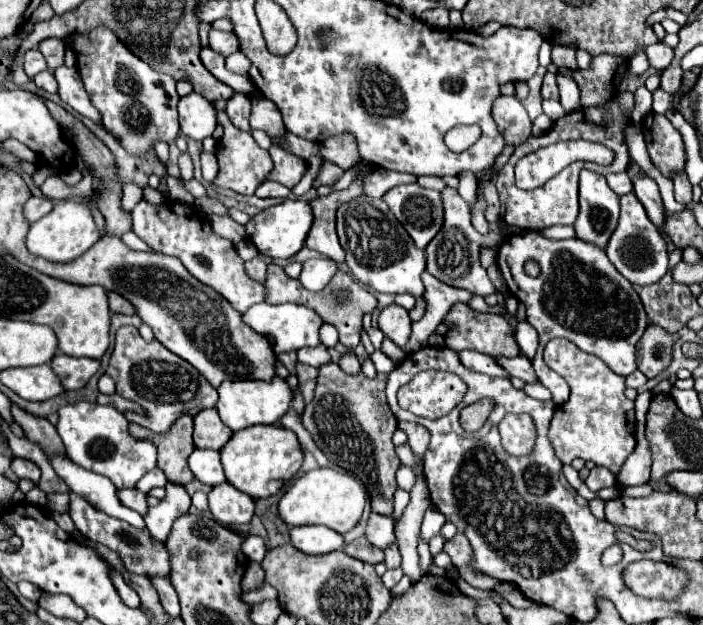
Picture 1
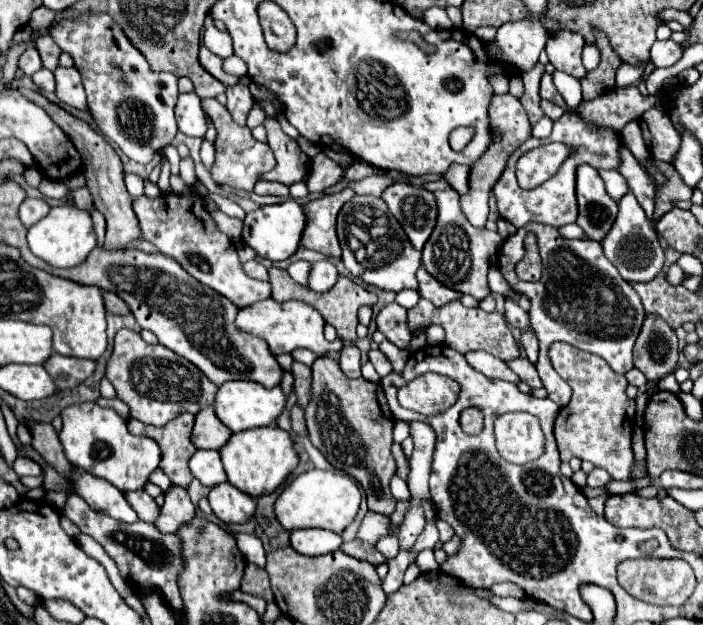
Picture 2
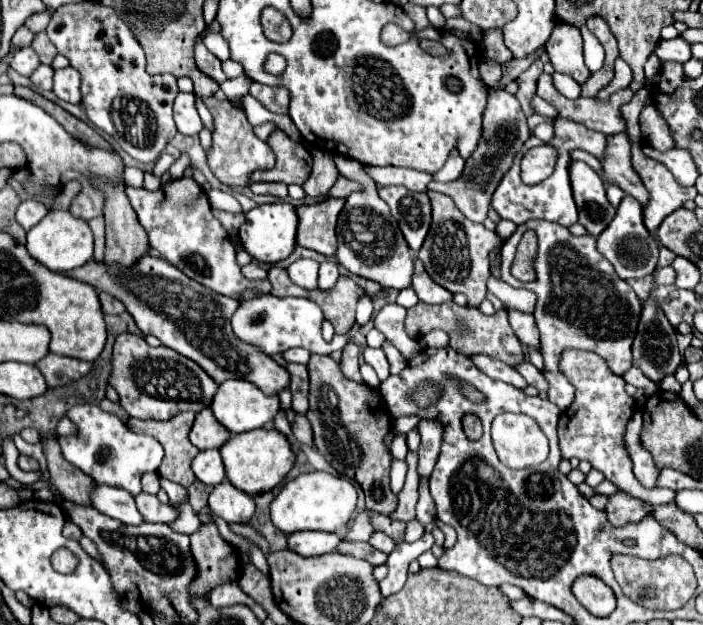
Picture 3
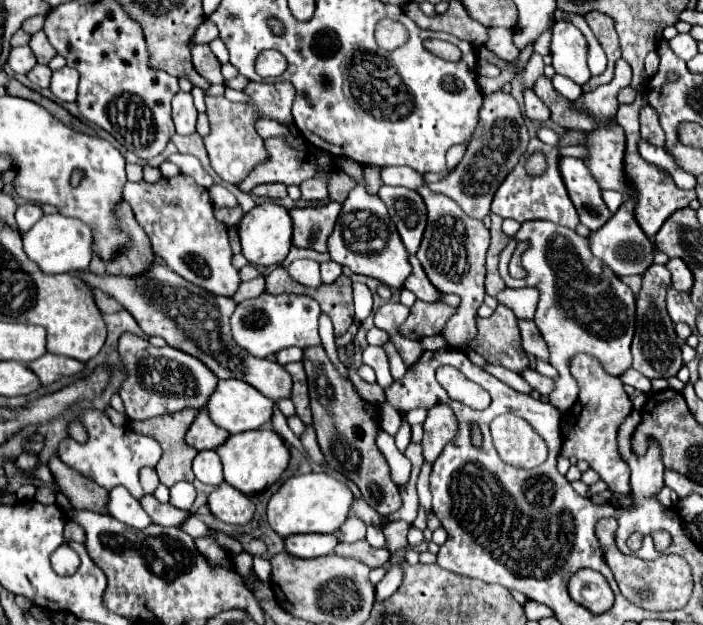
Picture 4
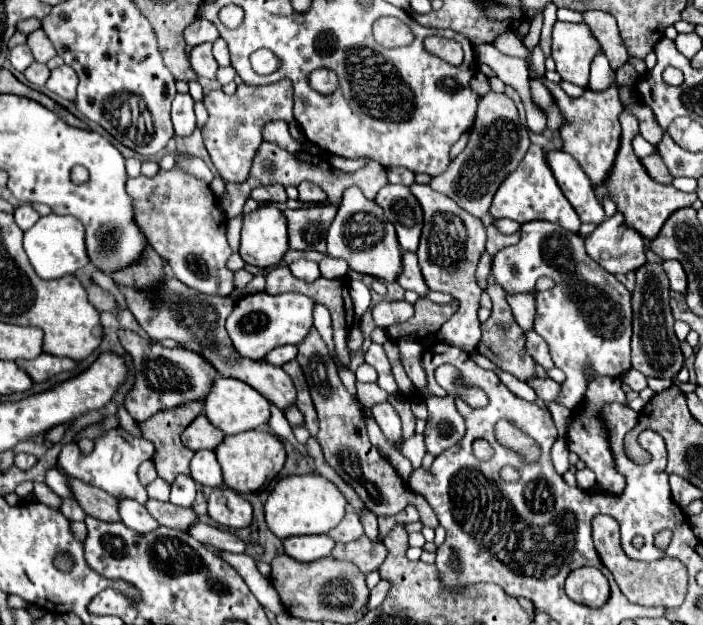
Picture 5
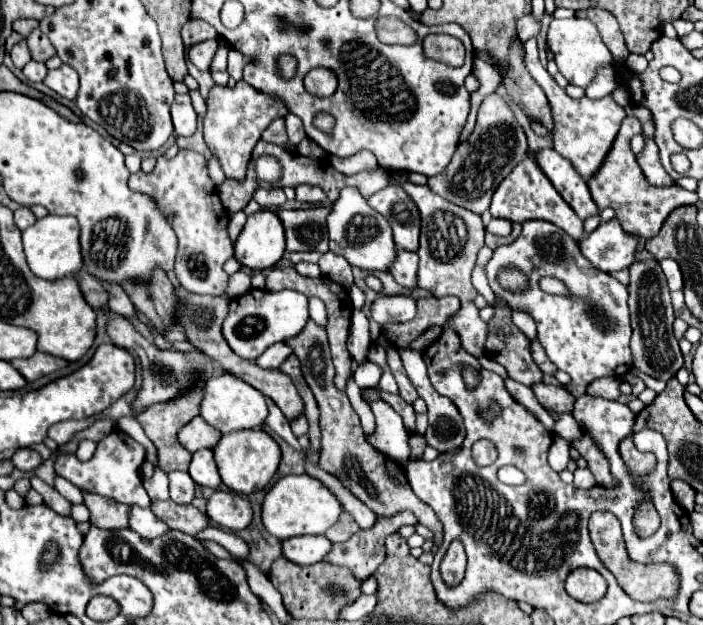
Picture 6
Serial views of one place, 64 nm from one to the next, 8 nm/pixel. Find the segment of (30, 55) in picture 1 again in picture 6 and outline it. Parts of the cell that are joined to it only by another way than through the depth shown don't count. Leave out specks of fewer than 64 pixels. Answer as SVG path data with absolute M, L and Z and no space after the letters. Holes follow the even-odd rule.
M20 40L20 42L14 44L14 48L12 48L12 52L10 52L10 58L12 58L12 62L14 62L16 68L22 68L24 64L30 62L30 52L28 52L26 40Z

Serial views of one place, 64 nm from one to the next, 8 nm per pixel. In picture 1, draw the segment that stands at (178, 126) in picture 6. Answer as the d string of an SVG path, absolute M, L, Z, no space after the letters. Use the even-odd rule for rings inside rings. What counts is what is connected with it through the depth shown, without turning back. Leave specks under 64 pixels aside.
M196 92L180 98L178 114L180 130L192 140L204 140L216 128L216 112L212 104Z

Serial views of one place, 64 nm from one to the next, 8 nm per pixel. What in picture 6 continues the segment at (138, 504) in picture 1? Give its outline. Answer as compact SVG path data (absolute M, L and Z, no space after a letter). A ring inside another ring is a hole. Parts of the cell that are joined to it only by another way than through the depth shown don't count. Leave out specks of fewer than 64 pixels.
M164 500L164 502L152 502L152 512L156 512L156 516L160 516L160 520L164 520L172 530L180 530L186 532L190 536L196 536L198 532L202 532L204 528L210 526L210 520L206 514L202 514L198 508L194 508L192 504L188 506L180 506L172 500Z

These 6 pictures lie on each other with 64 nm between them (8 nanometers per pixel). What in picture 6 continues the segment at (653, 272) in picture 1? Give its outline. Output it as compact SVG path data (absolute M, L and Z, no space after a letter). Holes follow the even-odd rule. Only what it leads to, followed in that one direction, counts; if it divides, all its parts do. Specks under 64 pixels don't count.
M616 220L602 222L592 234L580 240L584 258L602 272L616 272L634 262L636 238L626 234Z

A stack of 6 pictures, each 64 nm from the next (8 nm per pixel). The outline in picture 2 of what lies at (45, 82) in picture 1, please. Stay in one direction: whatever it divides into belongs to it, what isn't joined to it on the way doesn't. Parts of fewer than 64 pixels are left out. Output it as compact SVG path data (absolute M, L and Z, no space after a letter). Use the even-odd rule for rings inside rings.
M40 68L34 76L32 76L34 84L40 88L40 90L48 90L48 92L54 92L54 74L48 70L48 68Z

